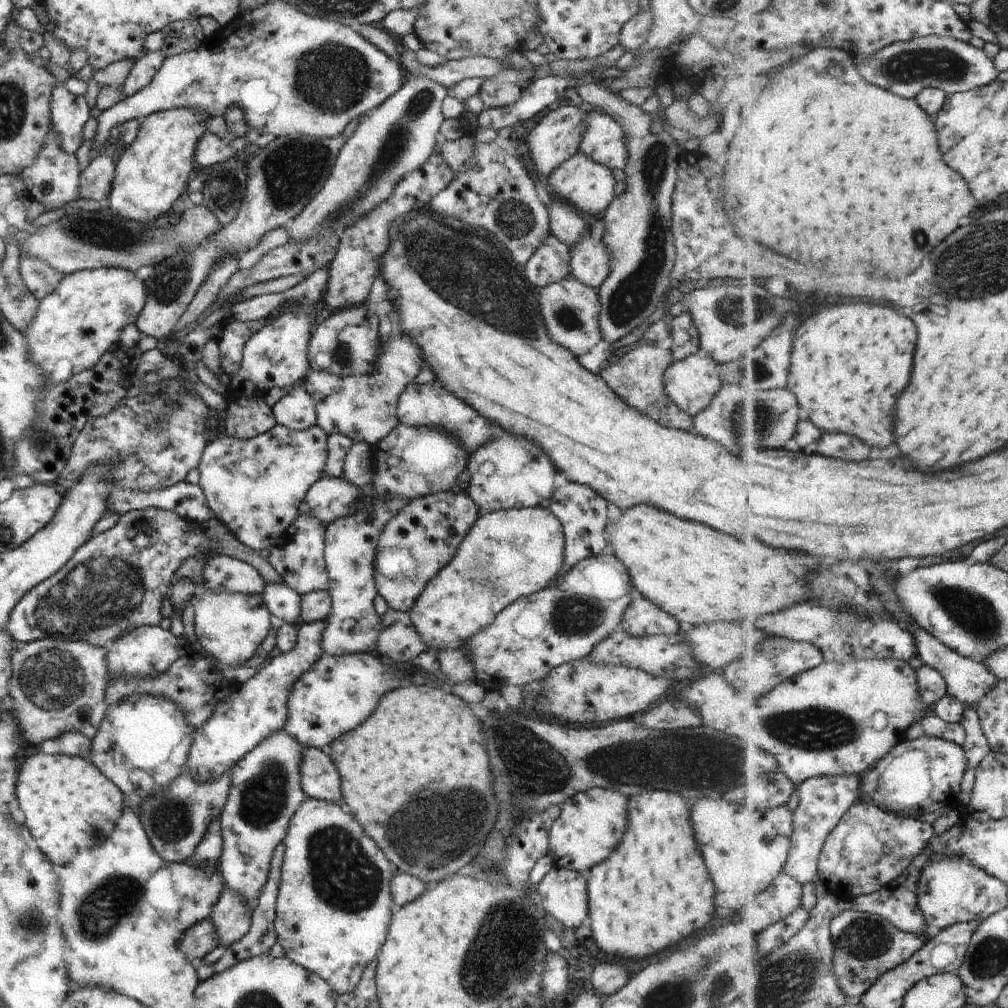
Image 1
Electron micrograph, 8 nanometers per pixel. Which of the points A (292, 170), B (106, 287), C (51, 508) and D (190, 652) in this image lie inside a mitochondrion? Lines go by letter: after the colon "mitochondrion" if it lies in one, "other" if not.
A: mitochondrion
B: other
C: other
D: other

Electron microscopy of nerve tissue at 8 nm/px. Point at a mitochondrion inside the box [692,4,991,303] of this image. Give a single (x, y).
(908, 66)

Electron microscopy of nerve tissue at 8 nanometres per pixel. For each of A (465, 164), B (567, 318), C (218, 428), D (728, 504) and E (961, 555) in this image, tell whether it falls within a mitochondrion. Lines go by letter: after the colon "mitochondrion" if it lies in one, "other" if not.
A: other
B: mitochondrion
C: other
D: other
E: other

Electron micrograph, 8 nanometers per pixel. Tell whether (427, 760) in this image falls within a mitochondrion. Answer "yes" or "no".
no

